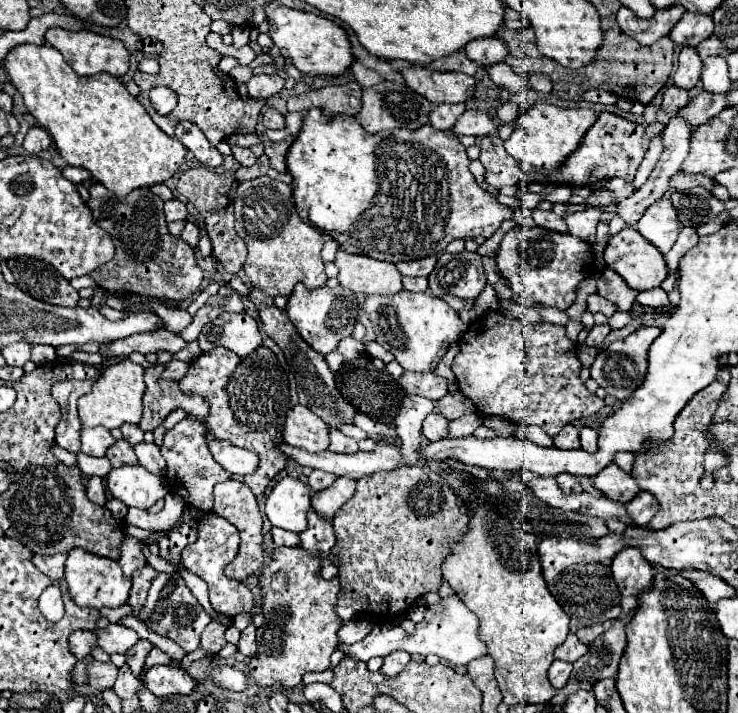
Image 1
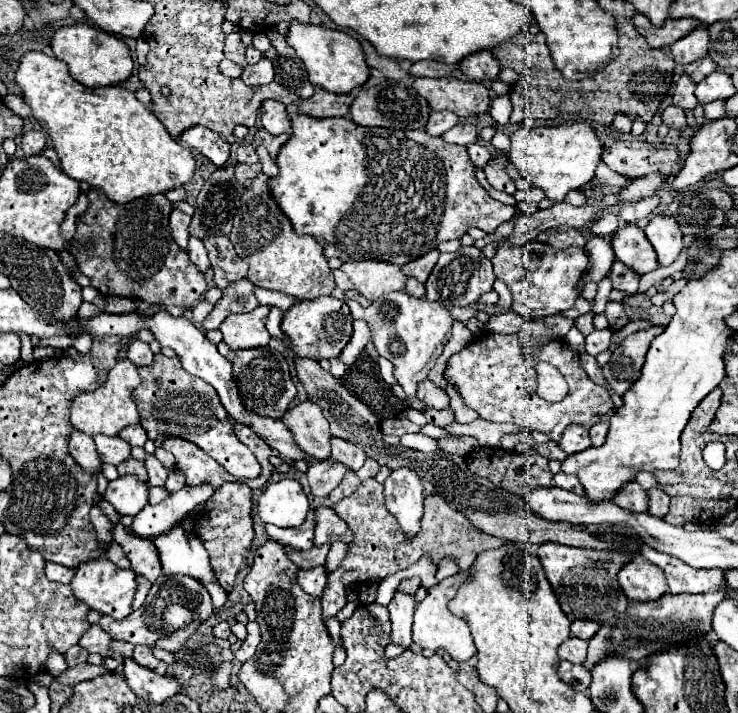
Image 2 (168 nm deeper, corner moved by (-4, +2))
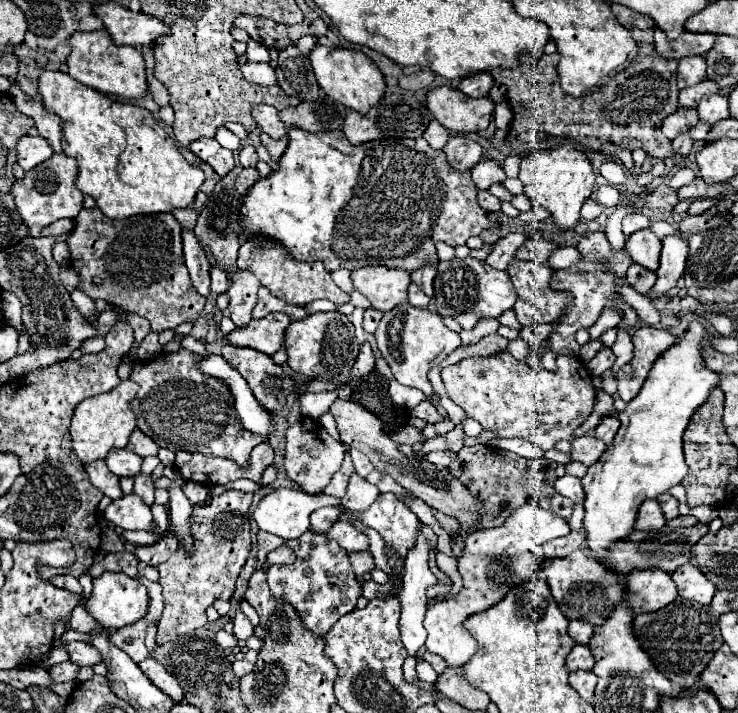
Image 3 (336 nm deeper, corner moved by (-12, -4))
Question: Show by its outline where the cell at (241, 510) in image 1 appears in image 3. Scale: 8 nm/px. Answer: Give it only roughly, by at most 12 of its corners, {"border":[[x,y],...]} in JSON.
{"border":[[250,492],[192,508],[192,554],[158,566],[156,642],[204,626],[250,552]]}

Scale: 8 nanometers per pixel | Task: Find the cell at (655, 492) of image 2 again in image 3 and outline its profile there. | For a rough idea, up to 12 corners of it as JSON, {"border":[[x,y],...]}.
{"border":[[670,492],[658,498],[668,520],[680,516],[678,500]]}

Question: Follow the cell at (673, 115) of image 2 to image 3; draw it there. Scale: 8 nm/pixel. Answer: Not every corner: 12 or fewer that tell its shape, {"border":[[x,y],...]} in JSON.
{"border":[[688,134],[672,140],[672,152],[688,158],[694,142]]}

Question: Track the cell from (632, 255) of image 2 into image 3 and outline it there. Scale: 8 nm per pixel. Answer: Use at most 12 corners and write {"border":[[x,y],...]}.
{"border":[[650,228],[626,238],[626,252],[648,270],[658,268],[662,240]]}

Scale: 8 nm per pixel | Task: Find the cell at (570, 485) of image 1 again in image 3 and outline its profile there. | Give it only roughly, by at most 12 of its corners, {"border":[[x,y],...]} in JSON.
{"border":[[566,474],[554,486],[576,504],[584,502],[584,490],[576,476]]}

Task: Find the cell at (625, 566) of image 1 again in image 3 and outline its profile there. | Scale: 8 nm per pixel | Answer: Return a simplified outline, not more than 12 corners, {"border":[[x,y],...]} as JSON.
{"border":[[660,568],[626,576],[636,614],[656,612],[676,600],[676,584]]}

